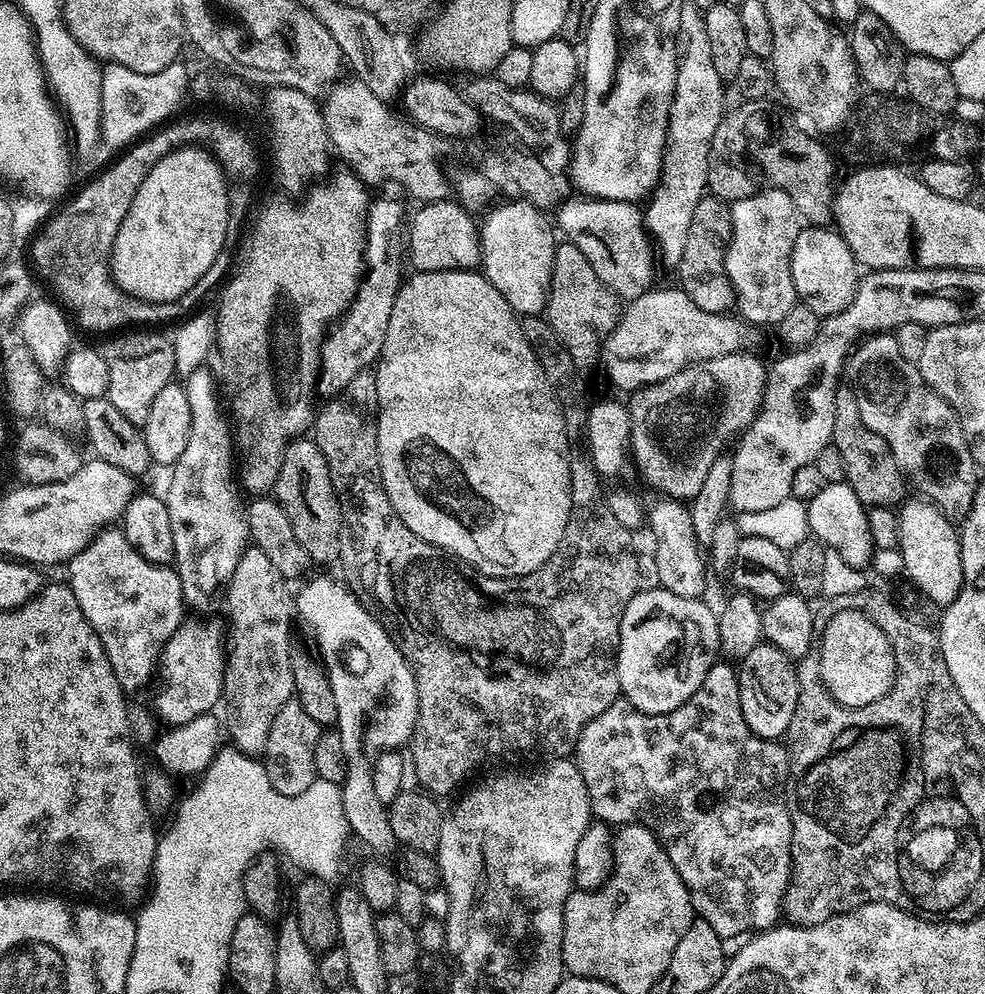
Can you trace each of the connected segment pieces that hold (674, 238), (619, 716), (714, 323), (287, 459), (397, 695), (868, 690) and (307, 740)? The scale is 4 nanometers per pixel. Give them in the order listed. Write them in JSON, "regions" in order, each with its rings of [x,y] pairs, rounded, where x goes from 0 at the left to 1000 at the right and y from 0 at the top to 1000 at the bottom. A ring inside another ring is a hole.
{"regions":[[[[701,2],[692,6],[690,36],[692,55],[686,66],[684,99],[680,103],[670,181],[657,198],[658,210],[655,208],[652,213],[654,228],[668,255],[669,265],[671,262],[682,272],[690,269],[692,251],[696,248],[696,234],[701,232],[701,219],[709,203],[719,193],[721,143],[725,143],[725,131],[729,131],[729,123],[733,123],[737,112],[737,81],[729,74],[729,70],[725,70],[715,13]]],[[[728,666],[717,678],[713,690],[705,694],[705,698],[683,716],[673,716],[661,720],[649,716],[639,704],[627,703],[620,708],[607,722],[603,722],[591,734],[585,747],[583,767],[591,779],[591,787],[595,787],[597,806],[601,808],[601,819],[606,826],[618,831],[651,829],[670,844],[670,850],[676,855],[680,867],[684,867],[684,875],[696,887],[698,898],[703,904],[704,919],[710,925],[721,928],[725,936],[733,944],[751,942],[764,936],[779,936],[793,925],[796,901],[800,898],[800,890],[804,883],[804,828],[800,818],[800,782],[802,780],[802,757],[792,744],[779,744],[757,730],[757,722],[753,722],[753,706],[751,705],[751,682],[748,673],[742,667]]],[[[689,288],[663,289],[632,311],[627,328],[609,350],[608,365],[613,366],[613,374],[623,389],[630,390],[634,396],[647,394],[658,386],[688,376],[688,372],[702,366],[752,353],[756,349],[757,330],[742,318],[713,312]]],[[[302,441],[288,452],[286,469],[282,473],[282,481],[278,492],[278,502],[297,527],[298,538],[303,546],[311,553],[314,564],[323,563],[327,567],[345,562],[345,507],[341,504],[339,489],[335,485],[335,469],[331,469],[331,461],[321,448],[320,442]]],[[[321,579],[318,584],[310,582],[309,589],[305,592],[305,597],[299,597],[298,600],[298,616],[311,631],[317,635],[317,640],[321,643],[321,652],[325,655],[323,661],[324,667],[327,669],[330,679],[333,680],[335,694],[339,694],[339,710],[343,710],[343,722],[341,723],[340,731],[347,742],[347,755],[351,755],[351,763],[353,770],[351,771],[351,783],[349,784],[345,798],[347,799],[347,815],[351,815],[351,827],[353,828],[353,836],[358,842],[361,841],[375,853],[378,857],[383,857],[383,862],[390,863],[393,857],[403,856],[404,850],[400,843],[400,835],[396,835],[396,827],[394,826],[394,815],[390,808],[383,802],[380,795],[380,775],[379,768],[383,762],[389,760],[390,757],[406,755],[417,745],[418,736],[422,733],[422,723],[424,722],[424,690],[422,689],[422,680],[418,677],[418,670],[410,660],[410,655],[407,654],[405,647],[400,643],[399,637],[395,636],[390,631],[389,627],[375,613],[371,612],[365,606],[365,602],[360,600],[352,587],[346,586],[344,582],[336,584],[333,579]]],[[[857,614],[838,625],[830,655],[836,686],[858,712],[874,712],[897,701],[909,688],[910,663],[903,643],[875,615]]],[[[304,703],[292,704],[290,710],[282,714],[266,758],[268,774],[282,799],[307,799],[307,795],[315,795],[315,791],[323,784],[319,775],[319,751],[323,751],[326,735],[326,728],[319,726],[319,722],[307,714]]]]}

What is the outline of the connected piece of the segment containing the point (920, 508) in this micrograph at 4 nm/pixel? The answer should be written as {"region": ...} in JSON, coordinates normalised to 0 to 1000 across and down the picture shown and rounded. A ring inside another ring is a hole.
{"region":[[[929,502],[915,506],[912,511],[912,552],[918,566],[916,575],[930,587],[936,599],[953,610],[961,610],[969,606],[969,602],[973,602],[977,594],[977,557],[973,531],[968,524],[958,520],[945,503]]]}

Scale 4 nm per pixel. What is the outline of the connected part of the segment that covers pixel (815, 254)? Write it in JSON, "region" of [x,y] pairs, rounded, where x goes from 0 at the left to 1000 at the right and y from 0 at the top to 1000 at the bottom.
{"region":[[[841,227],[813,228],[804,257],[806,288],[811,305],[815,309],[817,306],[828,320],[846,318],[863,308],[871,285],[869,273],[871,267],[867,256],[852,233]]]}

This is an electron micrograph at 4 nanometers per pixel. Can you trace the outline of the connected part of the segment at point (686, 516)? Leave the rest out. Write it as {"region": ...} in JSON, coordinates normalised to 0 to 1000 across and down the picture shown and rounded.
{"region":[[[673,501],[663,511],[656,515],[656,527],[662,530],[662,539],[670,552],[666,555],[666,579],[669,591],[675,592],[680,598],[688,598],[688,602],[701,602],[702,604],[714,601],[715,596],[715,571],[717,575],[717,561],[713,556],[710,545],[705,537],[705,525],[701,525],[701,510],[697,506],[681,501]]]}

